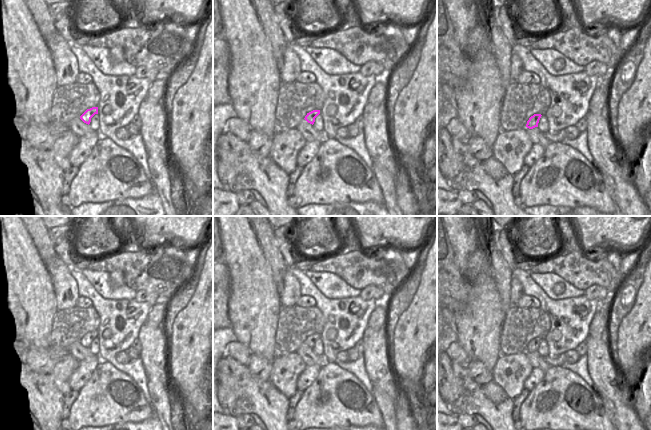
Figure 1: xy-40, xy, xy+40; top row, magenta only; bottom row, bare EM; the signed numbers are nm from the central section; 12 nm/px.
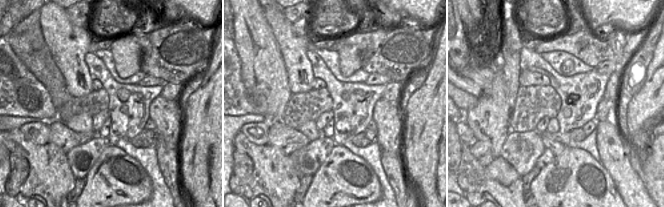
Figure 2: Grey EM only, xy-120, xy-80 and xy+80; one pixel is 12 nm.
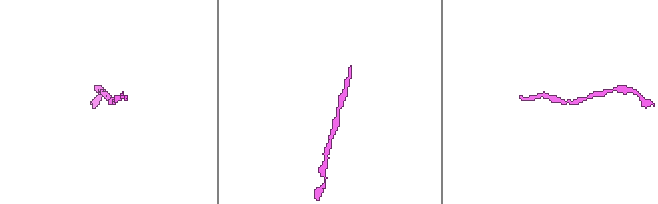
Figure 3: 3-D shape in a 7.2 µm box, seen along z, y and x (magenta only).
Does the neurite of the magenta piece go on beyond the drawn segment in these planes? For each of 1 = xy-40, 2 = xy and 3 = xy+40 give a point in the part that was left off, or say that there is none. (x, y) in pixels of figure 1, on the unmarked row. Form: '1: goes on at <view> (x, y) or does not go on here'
1: does not go on here
2: does not go on here
3: does not go on here

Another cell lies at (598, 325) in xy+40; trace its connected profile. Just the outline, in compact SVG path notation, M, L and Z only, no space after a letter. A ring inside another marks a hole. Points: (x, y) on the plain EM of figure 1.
M601 308L595 313L588 330L590 337L597 337L604 331L607 331L609 312L610 311Z

